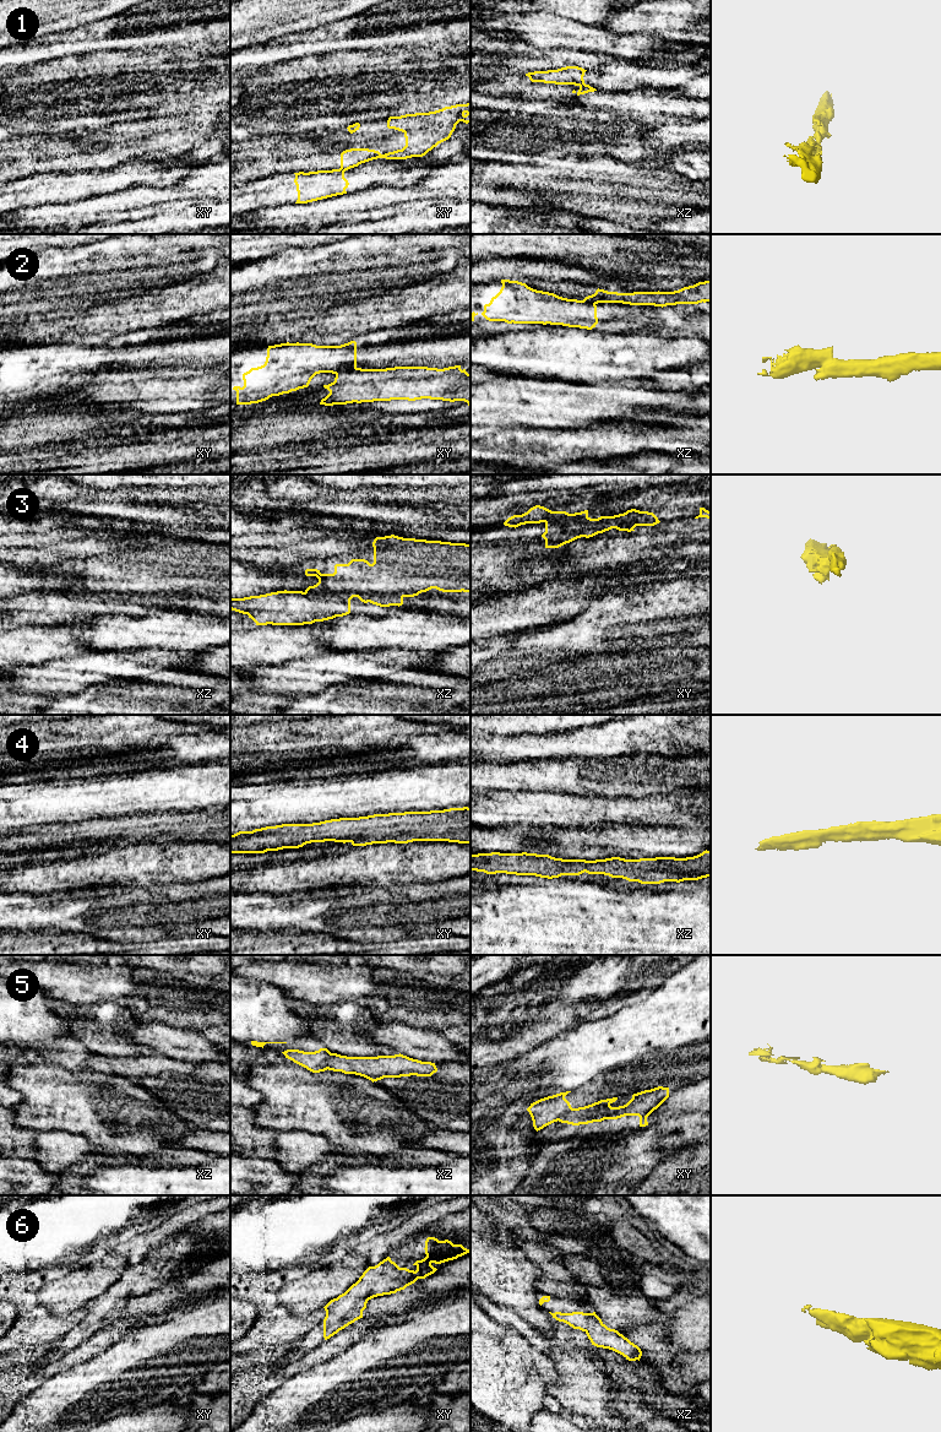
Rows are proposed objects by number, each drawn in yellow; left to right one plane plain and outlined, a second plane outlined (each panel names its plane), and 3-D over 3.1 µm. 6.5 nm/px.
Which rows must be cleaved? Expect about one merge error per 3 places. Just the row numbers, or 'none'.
1, 2, 3, 5

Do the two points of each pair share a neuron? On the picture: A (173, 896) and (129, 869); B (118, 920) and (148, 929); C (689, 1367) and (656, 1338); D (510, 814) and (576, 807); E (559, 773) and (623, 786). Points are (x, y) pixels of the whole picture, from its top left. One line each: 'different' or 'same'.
A: different
B: different
C: same
D: same
E: same

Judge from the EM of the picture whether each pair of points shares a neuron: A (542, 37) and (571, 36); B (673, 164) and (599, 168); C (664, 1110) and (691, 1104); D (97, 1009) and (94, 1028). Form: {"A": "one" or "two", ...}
{"A": "one", "B": "two", "C": "one", "D": "one"}

